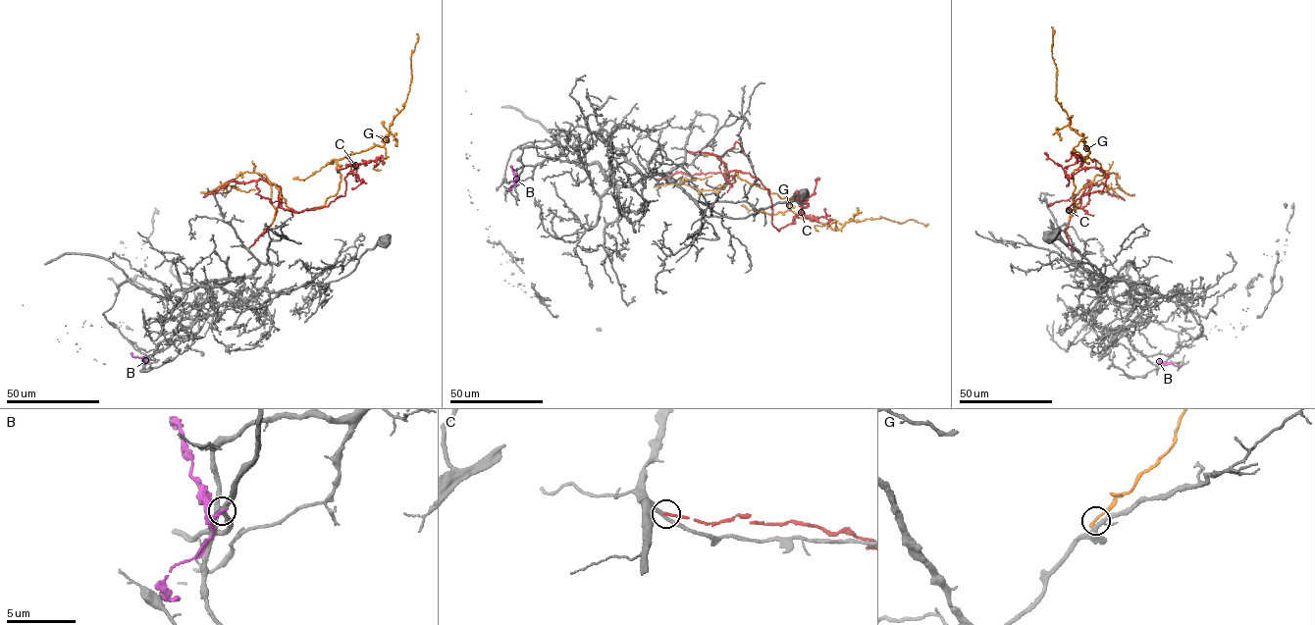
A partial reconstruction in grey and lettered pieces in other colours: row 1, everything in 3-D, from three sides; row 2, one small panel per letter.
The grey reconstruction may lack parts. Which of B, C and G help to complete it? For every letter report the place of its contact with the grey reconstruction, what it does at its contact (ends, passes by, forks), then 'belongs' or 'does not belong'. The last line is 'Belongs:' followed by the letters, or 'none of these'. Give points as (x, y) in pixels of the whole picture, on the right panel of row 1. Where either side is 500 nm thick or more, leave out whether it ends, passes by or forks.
B: (1164, 365) | it ends | does not belong
C: (1072, 250) | it ends | does not belong
G: (1068, 235) | it ends | does not belong
Belongs: none of these

